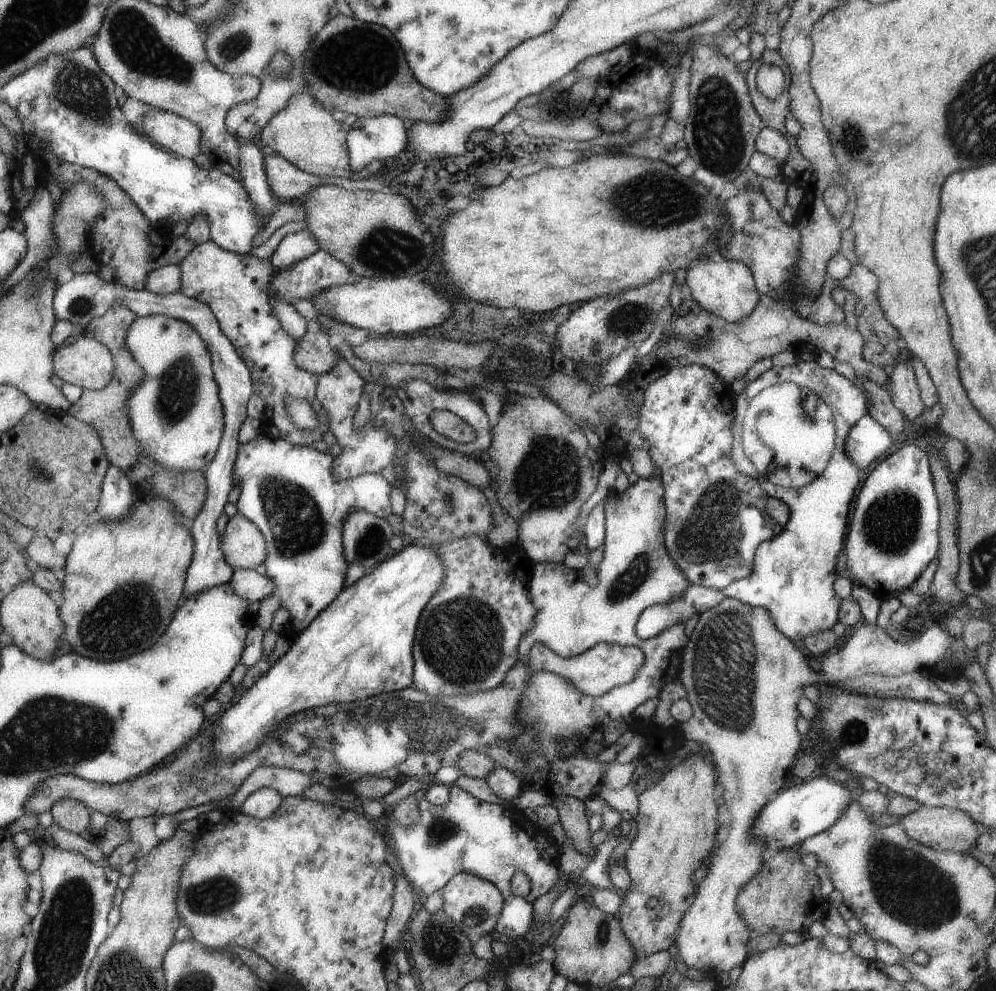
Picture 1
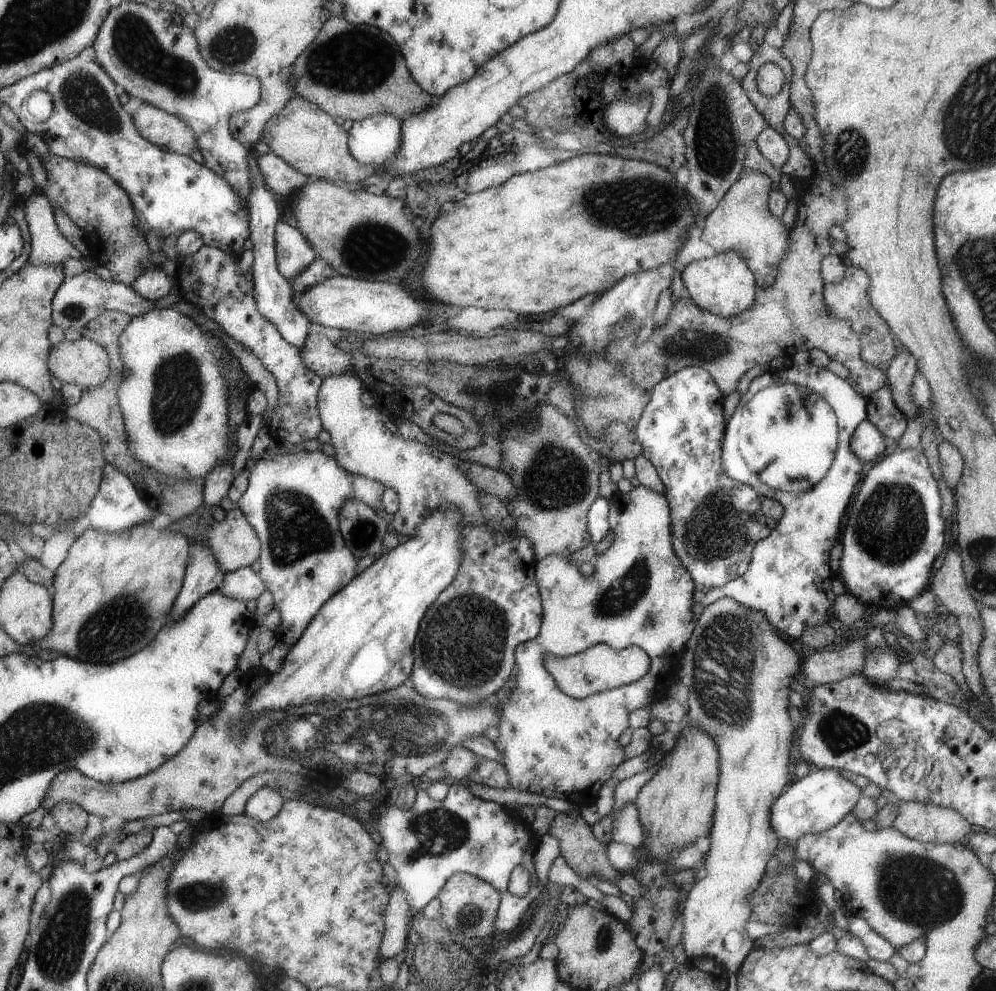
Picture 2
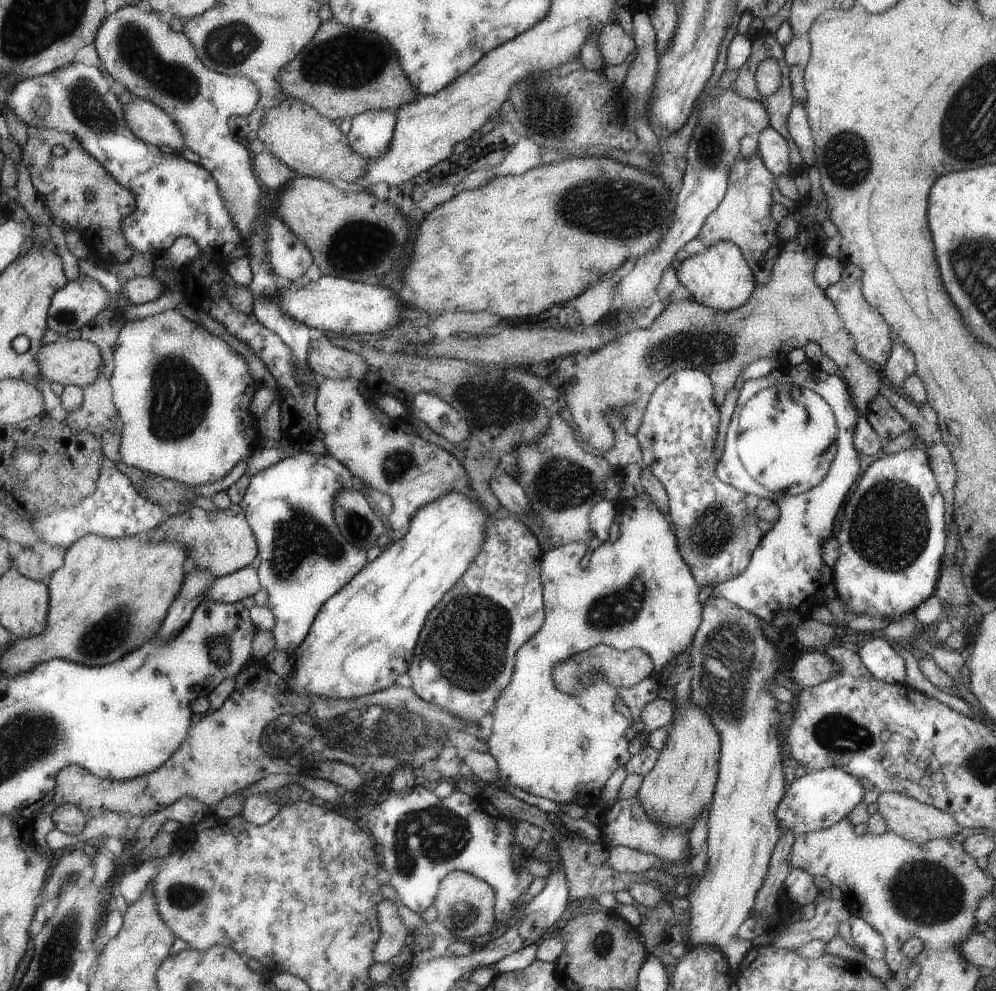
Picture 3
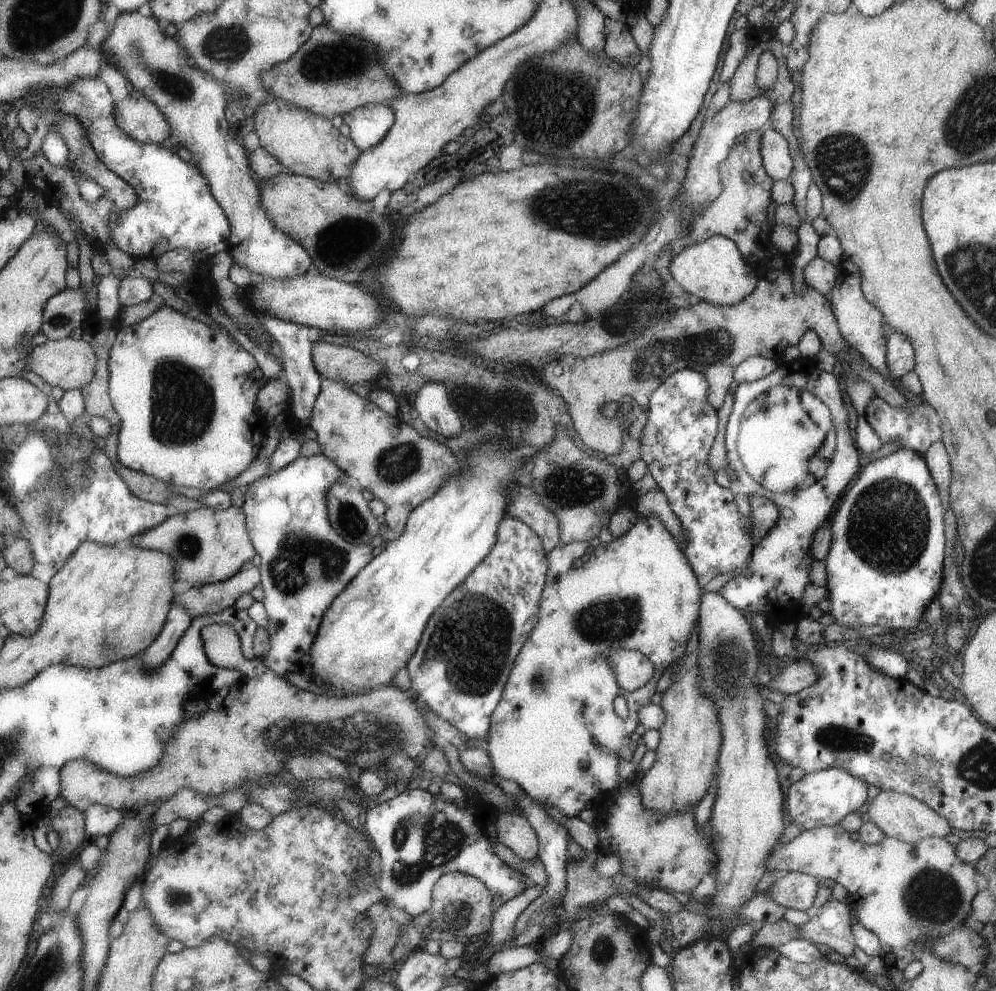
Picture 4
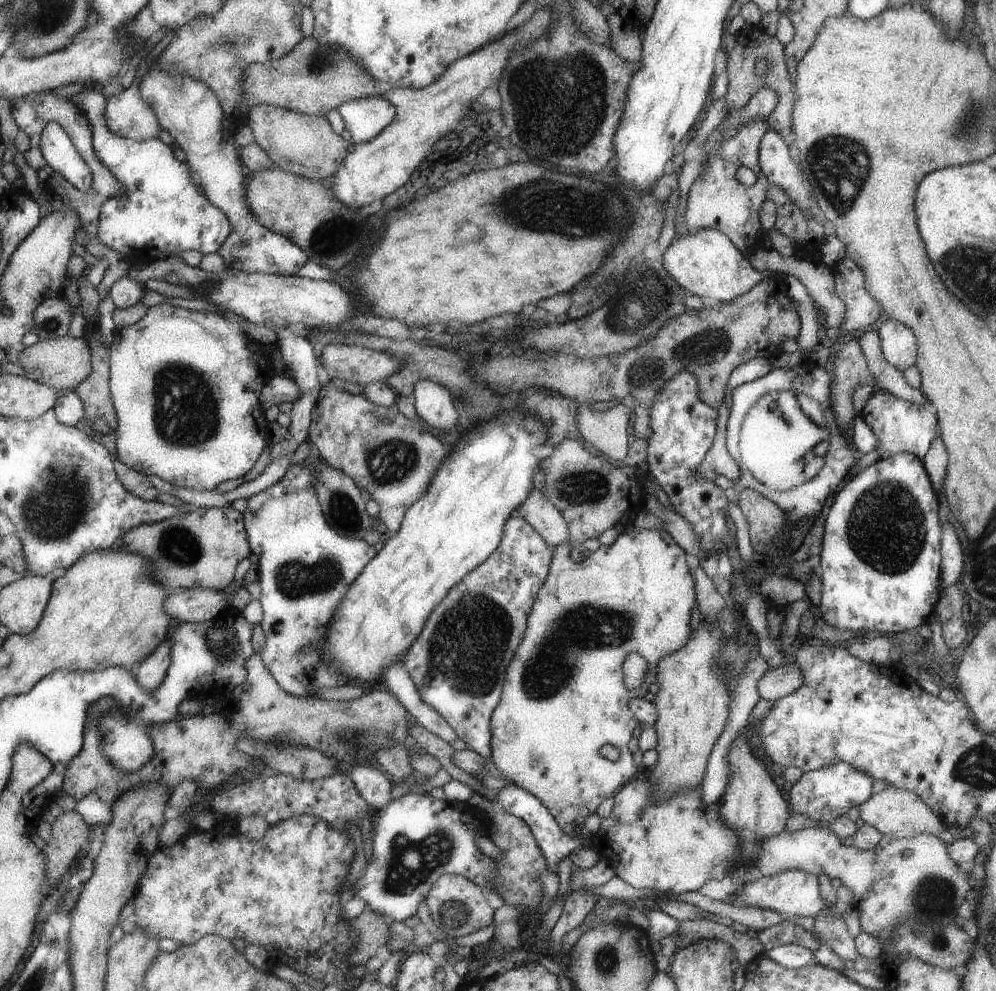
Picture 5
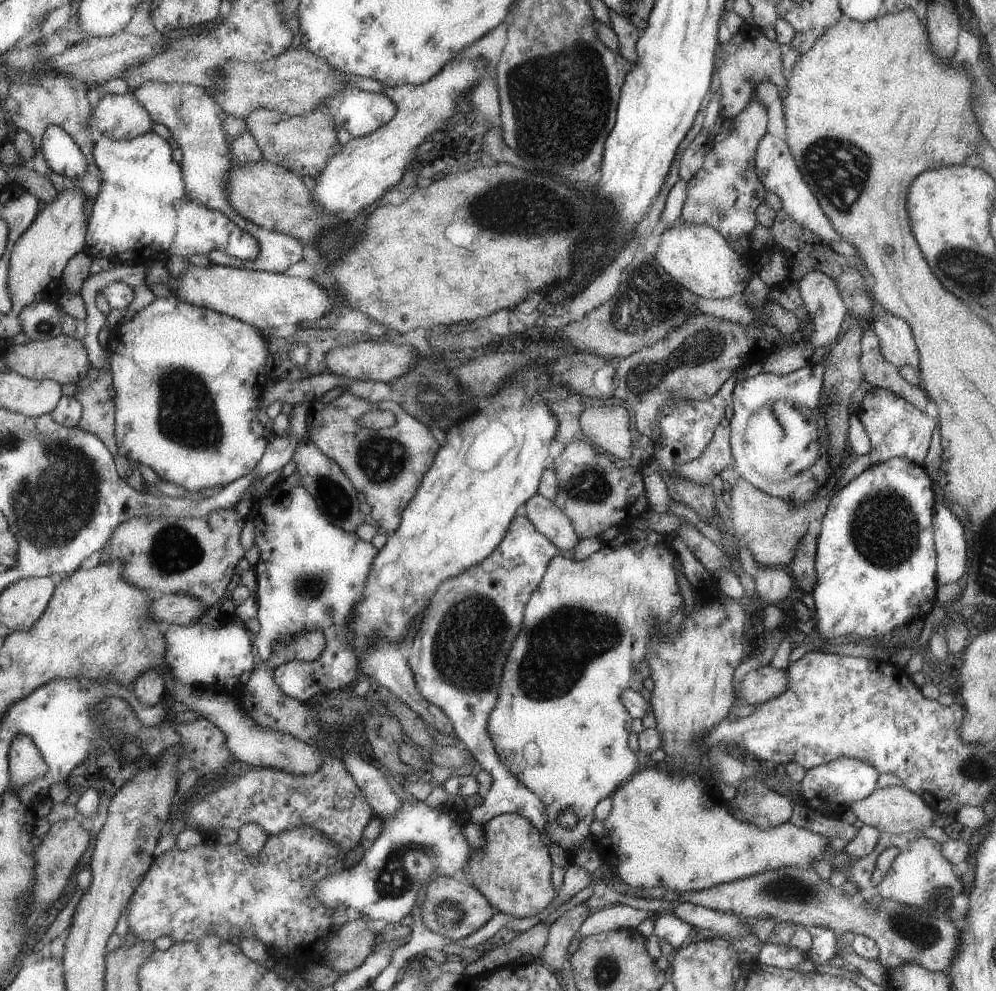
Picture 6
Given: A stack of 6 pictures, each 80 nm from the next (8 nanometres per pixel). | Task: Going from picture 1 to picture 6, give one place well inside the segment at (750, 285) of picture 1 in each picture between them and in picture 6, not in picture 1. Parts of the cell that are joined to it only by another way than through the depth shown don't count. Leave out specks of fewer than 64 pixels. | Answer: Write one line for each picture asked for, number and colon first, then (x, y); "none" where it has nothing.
2: (724, 285)
3: (720, 278)
4: (714, 271)
5: (707, 264)
6: (700, 258)

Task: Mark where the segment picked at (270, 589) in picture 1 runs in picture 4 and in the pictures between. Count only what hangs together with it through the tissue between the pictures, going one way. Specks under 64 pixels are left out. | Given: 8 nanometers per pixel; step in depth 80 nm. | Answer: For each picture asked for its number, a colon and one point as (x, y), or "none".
2: (243, 584)
3: (231, 588)
4: (212, 598)

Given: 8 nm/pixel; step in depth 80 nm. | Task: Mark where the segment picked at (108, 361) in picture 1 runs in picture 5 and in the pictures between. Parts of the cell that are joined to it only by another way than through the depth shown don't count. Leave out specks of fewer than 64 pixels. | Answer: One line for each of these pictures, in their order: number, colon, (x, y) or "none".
2: (84, 362)
3: (78, 362)
4: (68, 363)
5: (65, 362)

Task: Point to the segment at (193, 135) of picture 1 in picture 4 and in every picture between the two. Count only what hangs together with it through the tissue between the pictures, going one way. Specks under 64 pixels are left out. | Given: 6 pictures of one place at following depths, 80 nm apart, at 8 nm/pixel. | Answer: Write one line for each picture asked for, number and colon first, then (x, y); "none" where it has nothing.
2: (162, 128)
3: (151, 123)
4: (138, 116)

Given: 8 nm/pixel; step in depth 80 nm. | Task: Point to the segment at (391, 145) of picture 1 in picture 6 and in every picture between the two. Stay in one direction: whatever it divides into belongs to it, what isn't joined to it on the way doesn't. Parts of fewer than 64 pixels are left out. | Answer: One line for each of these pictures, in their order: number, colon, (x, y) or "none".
2: (373, 139)
3: (370, 133)
4: (368, 124)
5: (364, 118)
6: (359, 113)

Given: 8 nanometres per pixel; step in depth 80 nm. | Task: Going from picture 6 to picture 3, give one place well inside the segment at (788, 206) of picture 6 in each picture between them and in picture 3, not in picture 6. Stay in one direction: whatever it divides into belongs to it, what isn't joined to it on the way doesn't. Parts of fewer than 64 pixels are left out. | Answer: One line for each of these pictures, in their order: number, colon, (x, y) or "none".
3: (773, 150)
4: (773, 147)
5: (776, 165)

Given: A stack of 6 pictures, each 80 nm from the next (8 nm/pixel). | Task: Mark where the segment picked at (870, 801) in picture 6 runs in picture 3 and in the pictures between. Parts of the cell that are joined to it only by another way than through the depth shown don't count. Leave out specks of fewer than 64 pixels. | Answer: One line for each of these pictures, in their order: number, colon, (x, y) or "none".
3: (914, 821)
4: (898, 815)
5: (900, 814)

